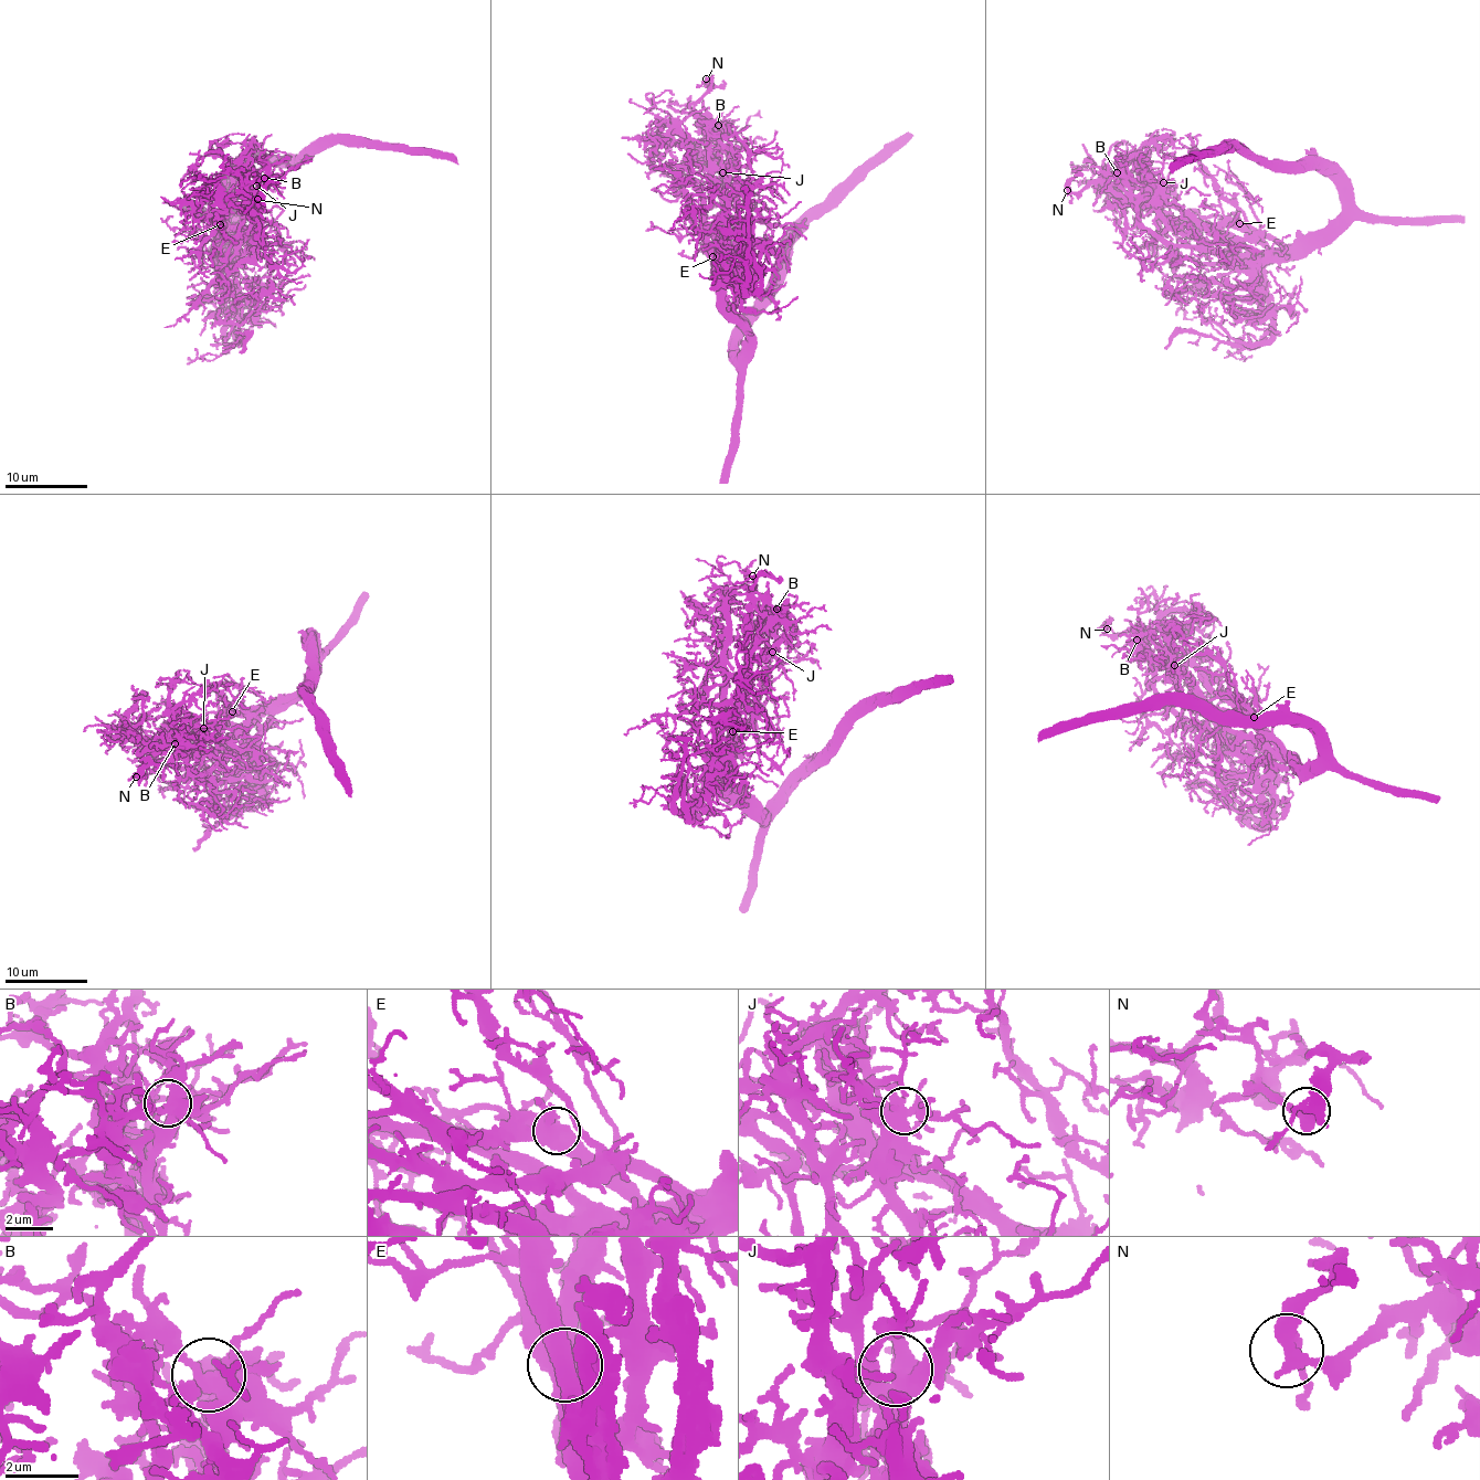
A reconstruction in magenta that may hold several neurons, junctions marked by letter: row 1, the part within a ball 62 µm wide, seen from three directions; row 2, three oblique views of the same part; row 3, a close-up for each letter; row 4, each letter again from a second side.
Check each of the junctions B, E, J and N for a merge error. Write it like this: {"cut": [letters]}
{"cut": []}

